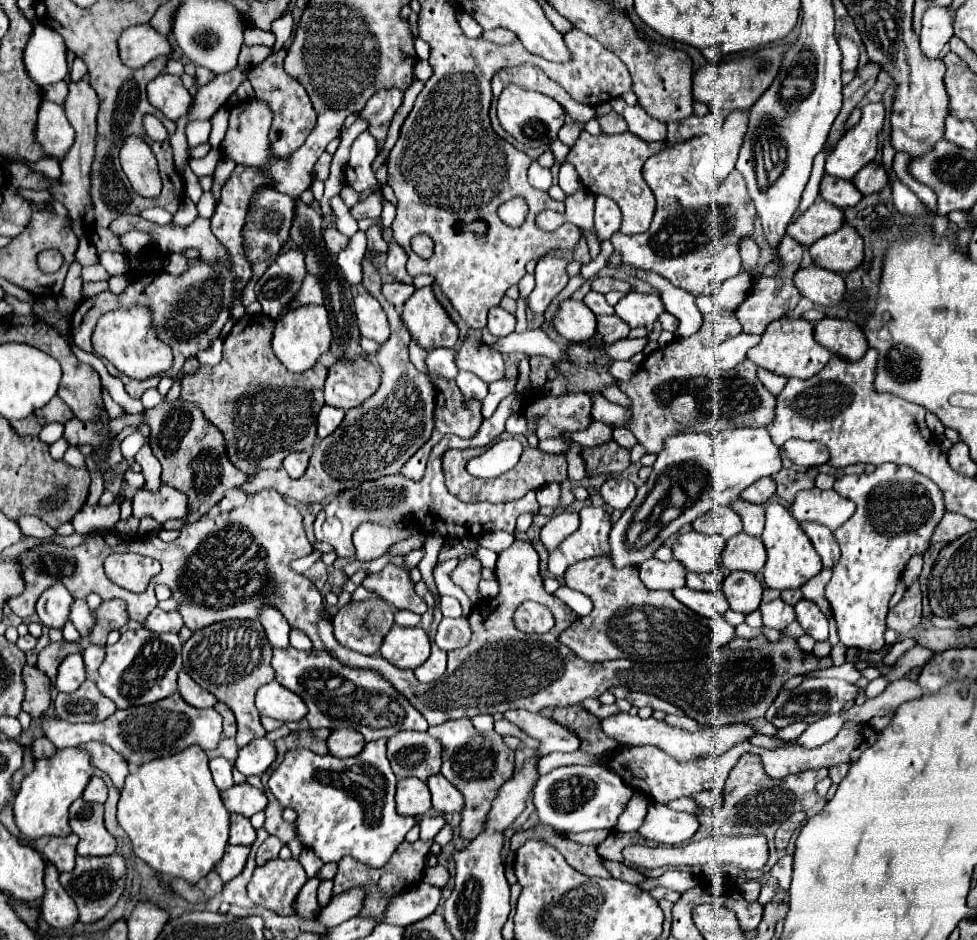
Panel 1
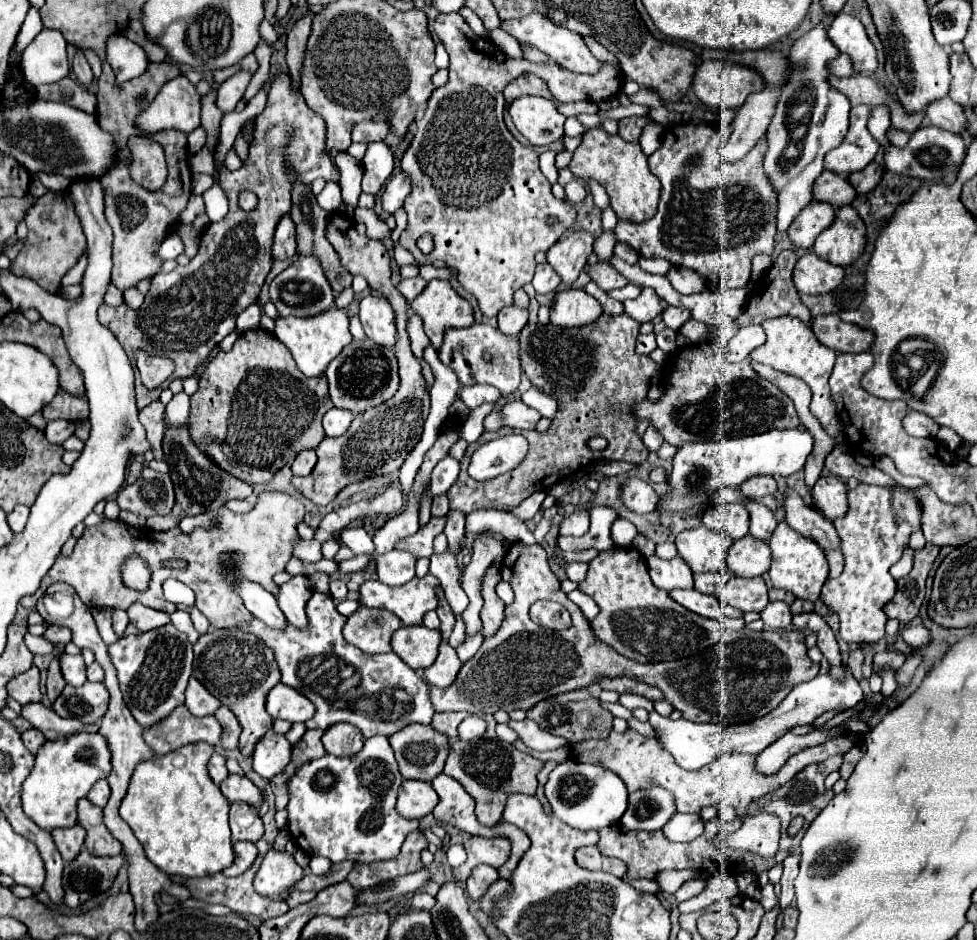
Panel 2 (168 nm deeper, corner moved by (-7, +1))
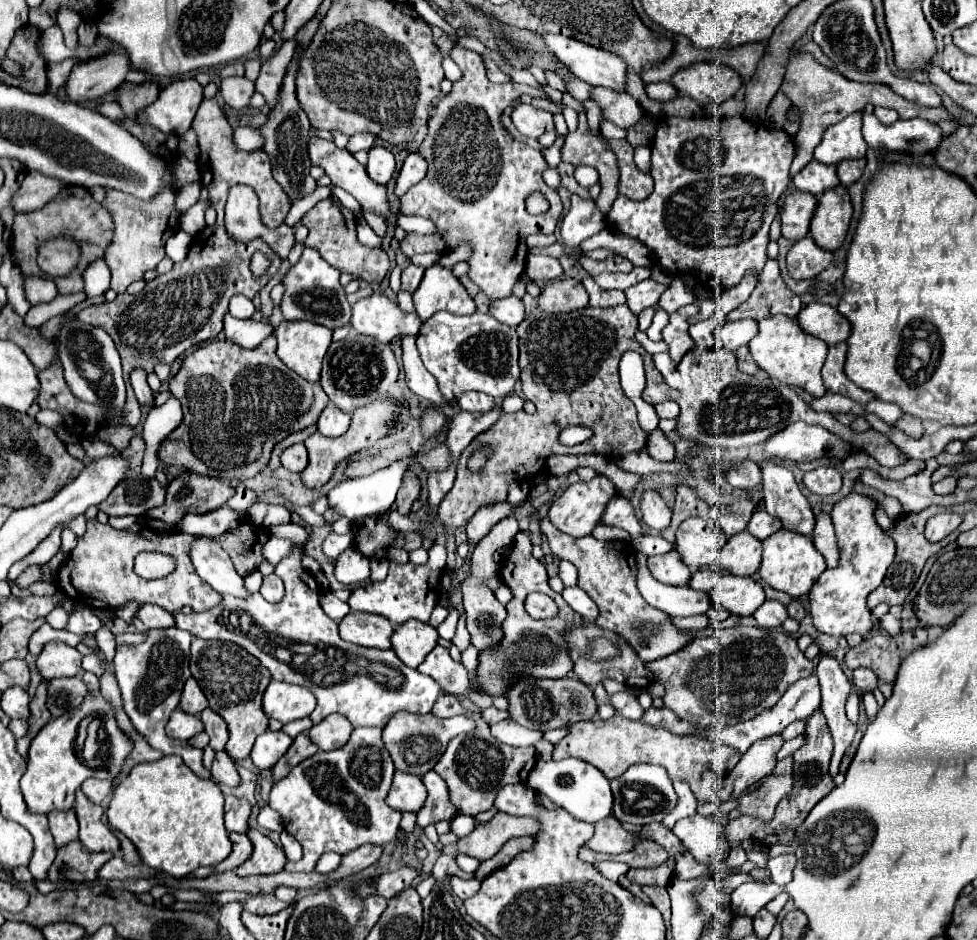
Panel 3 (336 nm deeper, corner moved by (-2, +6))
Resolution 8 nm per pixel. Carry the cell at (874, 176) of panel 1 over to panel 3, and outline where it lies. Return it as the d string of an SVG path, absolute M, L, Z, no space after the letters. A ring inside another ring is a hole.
M844 159L836 165L836 173L838 173L838 179L844 187L848 187L850 183L854 183L862 171L864 171L864 165L866 165L866 159Z

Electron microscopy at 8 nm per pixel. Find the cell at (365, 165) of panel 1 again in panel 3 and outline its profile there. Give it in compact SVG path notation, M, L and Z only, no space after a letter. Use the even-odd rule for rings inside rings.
M380 145L370 149L370 159L368 159L368 165L366 165L370 179L374 179L380 185L386 185L394 175L394 167L396 165L394 165L392 151L388 151L386 147L380 147Z

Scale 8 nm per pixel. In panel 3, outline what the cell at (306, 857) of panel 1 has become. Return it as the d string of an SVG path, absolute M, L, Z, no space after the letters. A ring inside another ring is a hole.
M324 853L316 865L316 871L318 873L332 873L336 871L336 867L340 867L340 861L342 857L336 855L336 853Z

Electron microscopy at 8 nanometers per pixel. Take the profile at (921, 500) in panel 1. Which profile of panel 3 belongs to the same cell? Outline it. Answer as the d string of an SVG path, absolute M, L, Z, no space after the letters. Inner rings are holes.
M852 493L832 509L832 523L840 547L840 565L836 569L826 569L808 593L812 623L820 633L836 637L858 633L866 637L872 629L872 613L866 607L866 597L882 583L886 569L894 559L894 541L890 541L886 531L878 527L874 519L876 507L876 501Z

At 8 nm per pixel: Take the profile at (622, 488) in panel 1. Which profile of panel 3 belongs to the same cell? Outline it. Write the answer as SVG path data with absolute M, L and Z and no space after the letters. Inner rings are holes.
M646 491L642 495L642 519L648 527L656 529L656 531L666 531L672 519L672 511L666 507L666 503L662 501L662 497L656 491Z

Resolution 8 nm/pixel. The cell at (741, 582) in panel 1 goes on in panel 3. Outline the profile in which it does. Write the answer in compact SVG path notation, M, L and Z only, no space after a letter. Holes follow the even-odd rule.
M722 575L716 587L710 591L710 601L714 605L722 605L732 615L752 615L764 603L764 589L752 577L738 577L738 575Z

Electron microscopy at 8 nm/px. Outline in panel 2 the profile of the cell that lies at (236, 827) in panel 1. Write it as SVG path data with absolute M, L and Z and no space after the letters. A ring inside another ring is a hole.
M231 804L229 824L231 824L231 832L233 832L233 842L239 842L239 840L257 842L263 836L263 822L261 822L255 806Z

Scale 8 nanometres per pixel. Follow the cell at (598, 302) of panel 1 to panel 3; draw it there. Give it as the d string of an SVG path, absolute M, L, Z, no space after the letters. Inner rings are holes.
M592 277L582 279L582 285L586 287L586 291L590 295L592 307L614 307L614 305L620 305L620 303L626 303L624 291L604 291L594 283Z

